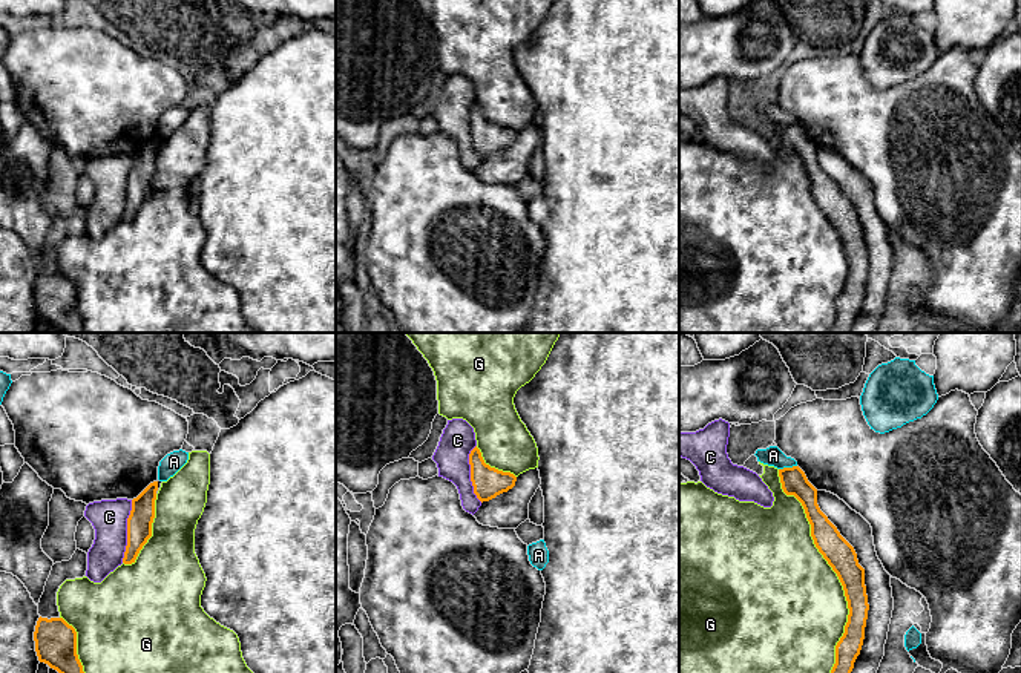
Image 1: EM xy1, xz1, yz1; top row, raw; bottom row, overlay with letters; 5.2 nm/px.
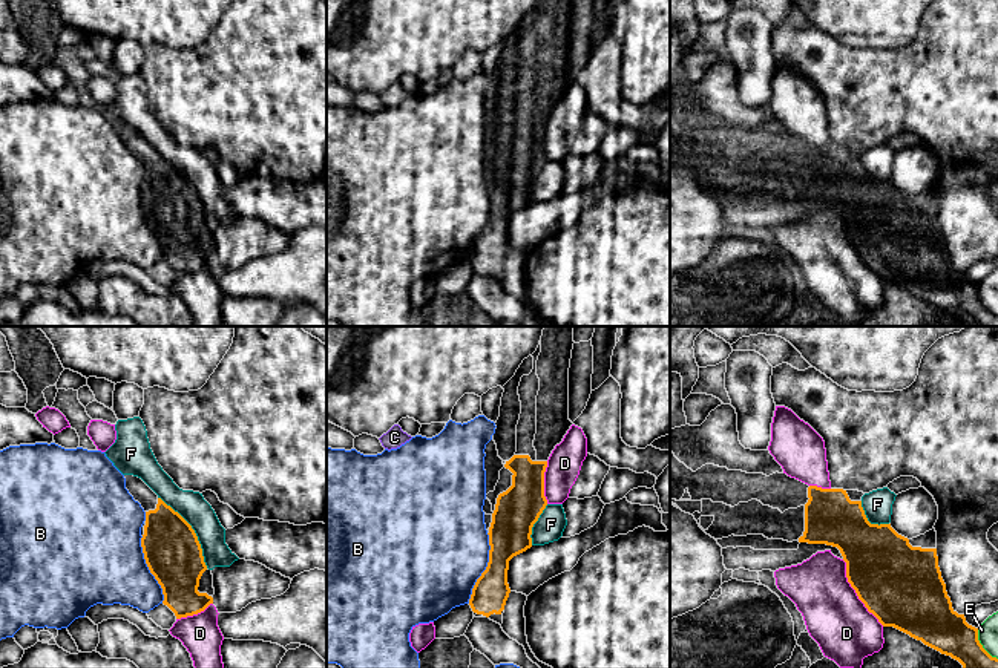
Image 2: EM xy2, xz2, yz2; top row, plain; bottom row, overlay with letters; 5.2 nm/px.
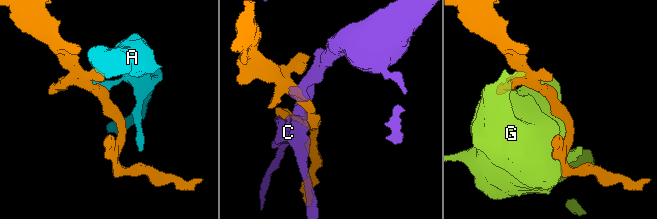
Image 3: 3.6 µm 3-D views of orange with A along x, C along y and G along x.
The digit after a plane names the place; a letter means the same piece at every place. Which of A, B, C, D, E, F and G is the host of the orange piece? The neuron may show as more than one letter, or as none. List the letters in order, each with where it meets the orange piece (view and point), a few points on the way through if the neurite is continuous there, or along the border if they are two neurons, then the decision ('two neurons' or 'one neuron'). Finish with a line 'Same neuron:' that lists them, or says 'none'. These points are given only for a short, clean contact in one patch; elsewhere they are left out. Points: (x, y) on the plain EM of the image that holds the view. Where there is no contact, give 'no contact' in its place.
A: meets orange in yz1 at (787, 124); border along yz1 (796, 121), (779, 126); two neurons
B: meets orange in xz2 at (486, 225); two neurons
C: meets orange in xy1 at (128, 187); two neurons
D: meets orange in yz2 at (856, 248); two neurons
E: meets orange in yz2 at (981, 302); two neurons
F: meets orange in xy2 at (193, 187); border along xy2 (158, 153), (190, 183), (207, 224); two neurons
G: meets orange in yz1 at (833, 226); two neurons
Same neuron: none

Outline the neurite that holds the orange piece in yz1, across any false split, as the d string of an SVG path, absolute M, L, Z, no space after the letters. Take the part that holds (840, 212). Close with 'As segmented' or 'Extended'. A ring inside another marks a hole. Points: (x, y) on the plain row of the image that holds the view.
M799 123L779 126L782 146L803 163L811 181L816 204L837 230L848 258L848 279L836 302L836 320L829 333L849 333L860 311L868 276L865 225L858 221L854 204L840 192L817 161L817 146Z. As segmented

